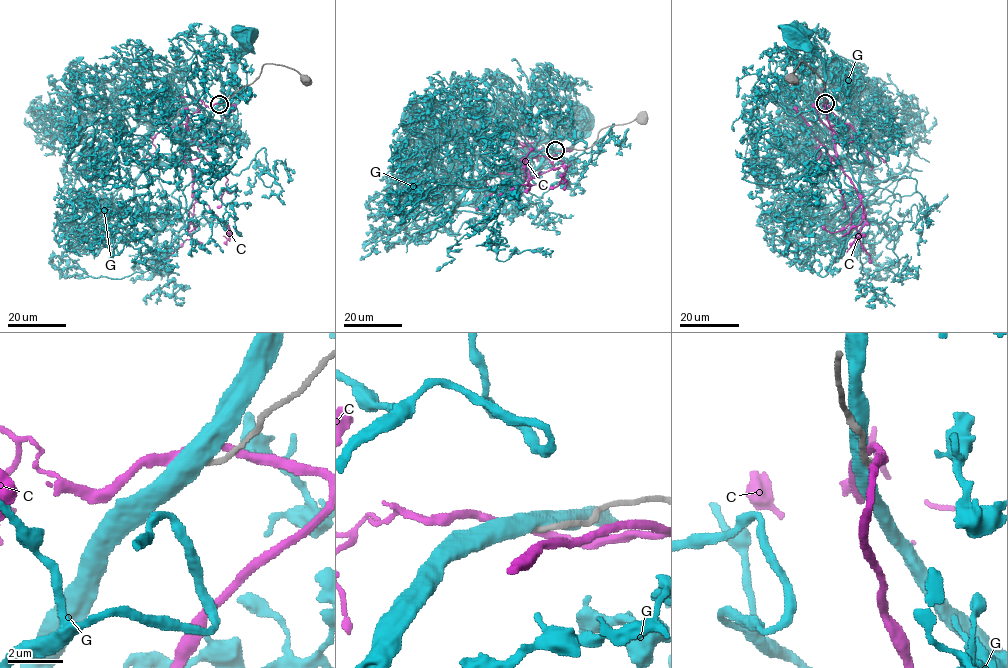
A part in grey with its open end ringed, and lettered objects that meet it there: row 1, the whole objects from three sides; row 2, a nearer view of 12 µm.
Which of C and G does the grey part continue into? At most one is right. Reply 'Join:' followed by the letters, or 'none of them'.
Join: none of them

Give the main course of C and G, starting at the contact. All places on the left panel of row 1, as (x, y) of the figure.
C: (218, 104), (233, 104), (235, 108), (214, 131), (217, 146), (196, 141), (185, 125), (195, 232), (163, 260)
G: (220, 104), (231, 83), (232, 65), (239, 58), (245, 38)

